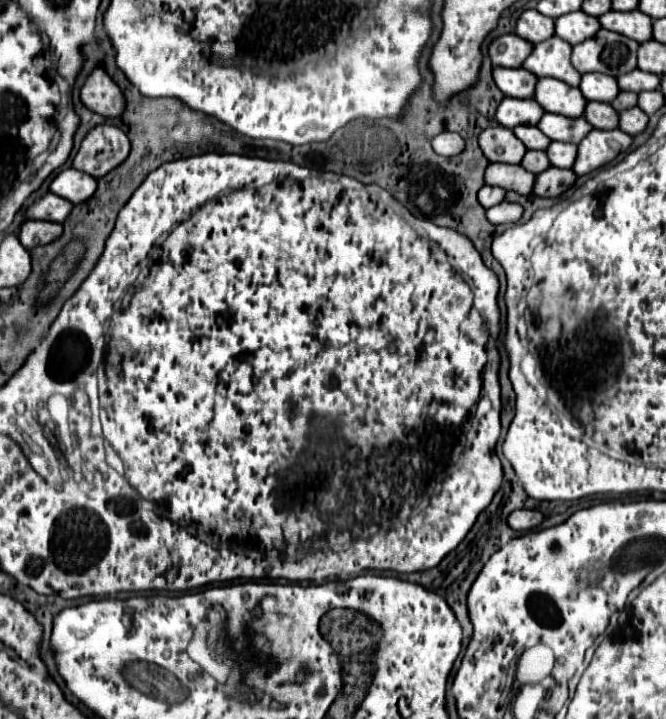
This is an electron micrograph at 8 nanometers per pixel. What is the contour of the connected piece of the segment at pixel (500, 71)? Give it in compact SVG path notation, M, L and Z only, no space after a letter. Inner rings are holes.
M493 68L497 88L511 98L533 98L537 76L523 68Z

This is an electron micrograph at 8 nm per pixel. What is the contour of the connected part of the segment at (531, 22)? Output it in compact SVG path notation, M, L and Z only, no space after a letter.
M525 10L515 26L515 34L525 38L531 44L543 42L545 38L555 34L555 20L539 14L537 10Z

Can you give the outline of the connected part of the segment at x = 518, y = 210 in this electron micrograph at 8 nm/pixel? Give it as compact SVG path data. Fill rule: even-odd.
M501 202L501 204L487 210L487 220L491 224L513 224L521 218L521 214L523 214L523 208L519 204Z

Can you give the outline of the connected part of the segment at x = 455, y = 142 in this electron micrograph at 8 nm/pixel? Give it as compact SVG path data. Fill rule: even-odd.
M446 131L433 136L431 138L431 146L441 156L457 156L463 150L465 142L463 142L463 138L459 134Z

